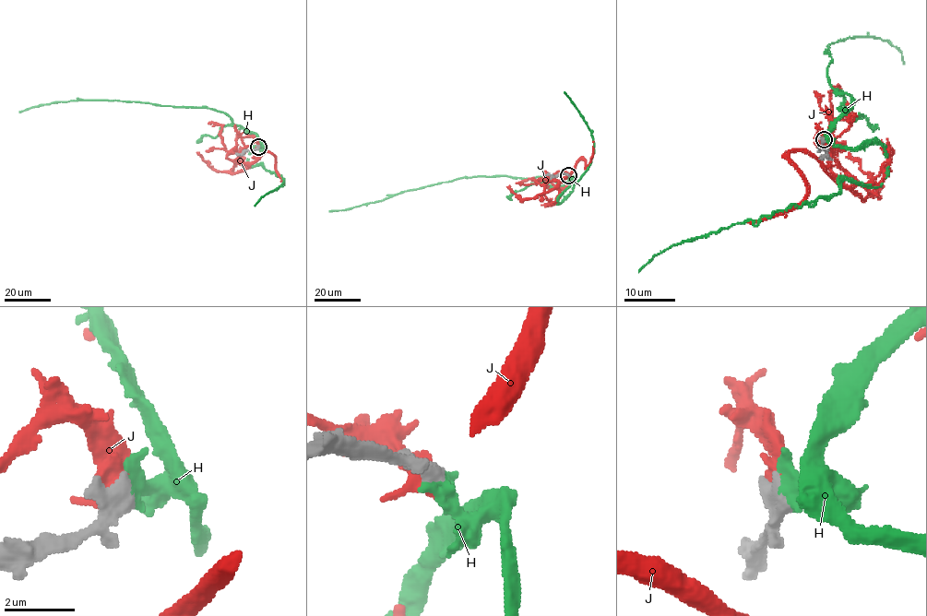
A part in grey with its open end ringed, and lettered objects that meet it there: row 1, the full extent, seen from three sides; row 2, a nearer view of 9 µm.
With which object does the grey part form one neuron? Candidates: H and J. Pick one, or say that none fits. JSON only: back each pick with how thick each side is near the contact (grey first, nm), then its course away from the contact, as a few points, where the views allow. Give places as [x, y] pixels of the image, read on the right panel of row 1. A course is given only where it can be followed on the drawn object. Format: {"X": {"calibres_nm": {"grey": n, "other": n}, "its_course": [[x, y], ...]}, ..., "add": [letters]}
{"H": {"calibres_nm": {"grey": 600, "other": 400}, "its_course": [[824, 139], [850, 102], [831, 86], [828, 46], [848, 37], [880, 39], [901, 53], [904, 64]]}, "add": ["H"]}

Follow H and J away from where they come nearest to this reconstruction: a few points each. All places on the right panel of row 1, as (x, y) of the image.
H: (824, 139), (850, 102), (831, 86), (828, 46), (848, 37), (880, 39), (901, 53), (904, 64)
J: (823, 139), (818, 129), (834, 176), (806, 152), (790, 152), (806, 195), (747, 222)

